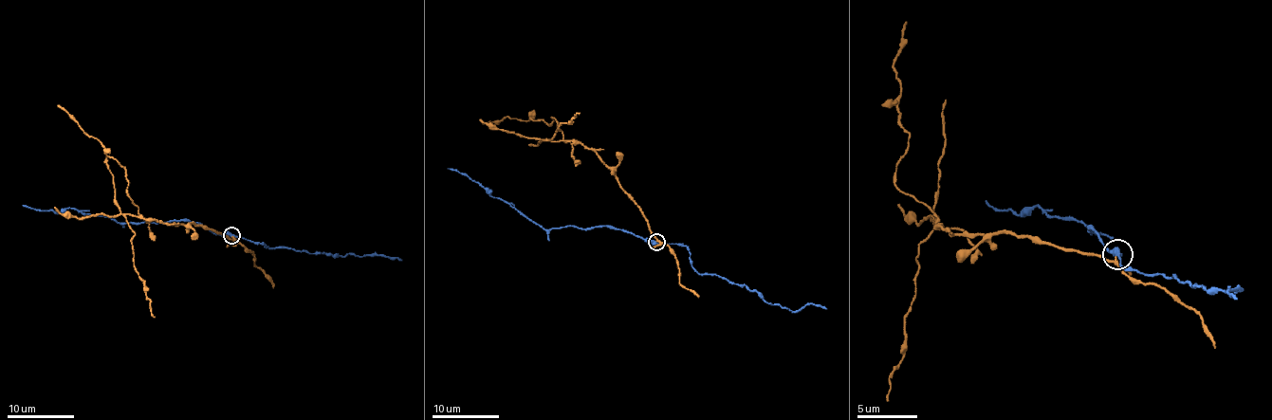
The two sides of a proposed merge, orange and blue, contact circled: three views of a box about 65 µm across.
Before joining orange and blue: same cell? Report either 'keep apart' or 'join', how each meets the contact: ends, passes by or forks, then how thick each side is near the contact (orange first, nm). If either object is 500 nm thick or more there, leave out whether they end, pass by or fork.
keep apart; orange passes by; blue passes by; 200 nm thick on the orange side, 360 nm on the other

